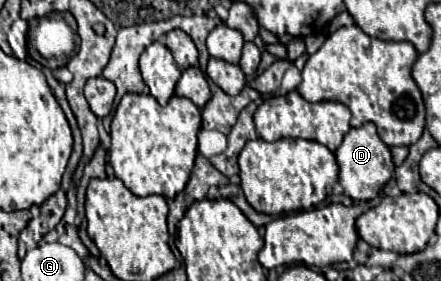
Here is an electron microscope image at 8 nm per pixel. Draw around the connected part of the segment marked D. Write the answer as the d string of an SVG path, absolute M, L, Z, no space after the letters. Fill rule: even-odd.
M365 123L359 129L351 129L345 135L339 149L335 151L335 157L339 163L339 183L343 185L345 195L349 195L355 201L375 199L395 171L391 149L381 141L373 123Z

